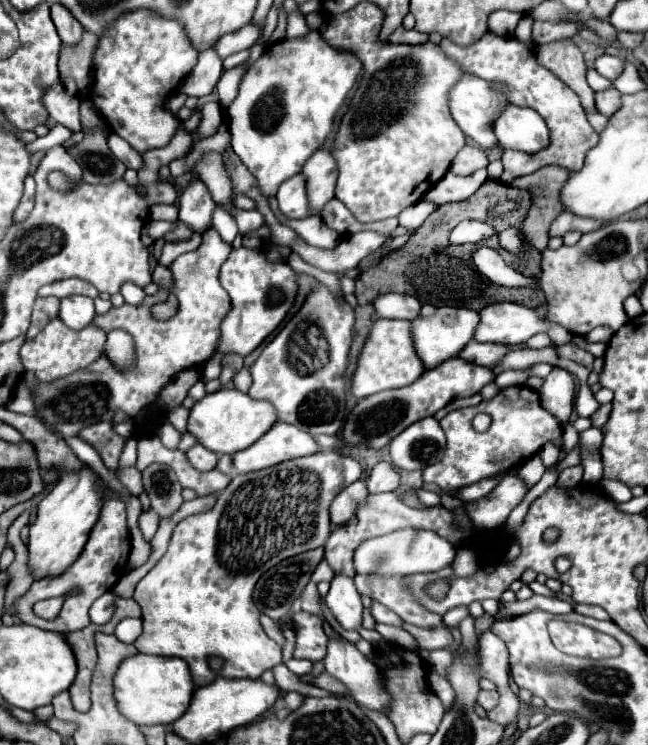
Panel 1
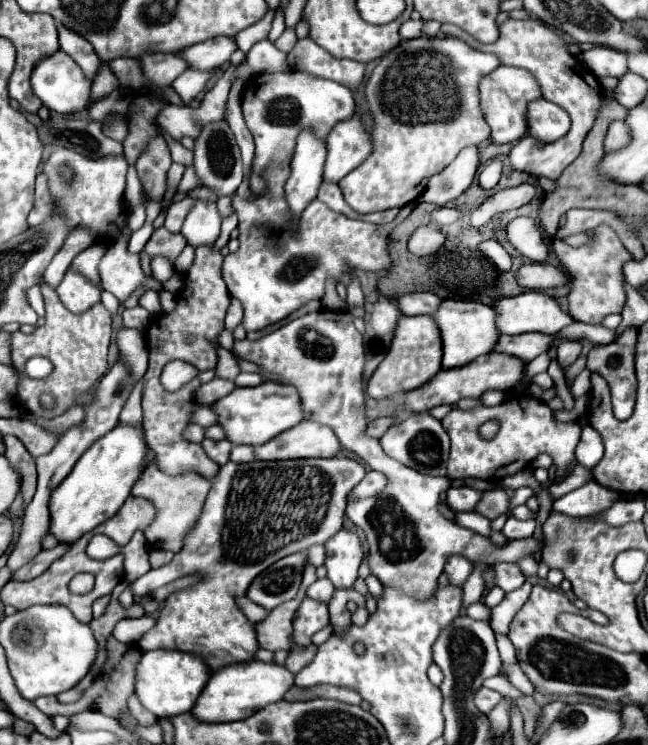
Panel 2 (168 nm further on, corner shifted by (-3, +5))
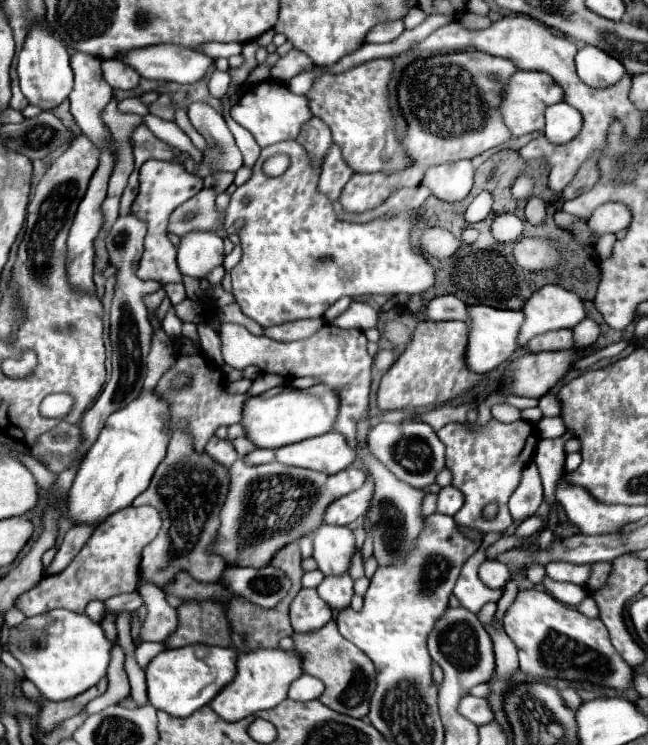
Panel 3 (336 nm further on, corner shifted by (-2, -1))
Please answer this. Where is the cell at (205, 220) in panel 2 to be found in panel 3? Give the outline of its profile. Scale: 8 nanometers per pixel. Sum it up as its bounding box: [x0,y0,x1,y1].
[178,231,224,279]

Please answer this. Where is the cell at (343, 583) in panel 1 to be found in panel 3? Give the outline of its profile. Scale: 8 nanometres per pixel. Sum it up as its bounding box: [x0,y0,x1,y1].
[312,525,356,575]

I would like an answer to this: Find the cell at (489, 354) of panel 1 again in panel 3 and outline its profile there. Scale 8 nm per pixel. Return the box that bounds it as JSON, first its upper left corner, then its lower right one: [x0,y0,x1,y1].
[524,329,572,353]

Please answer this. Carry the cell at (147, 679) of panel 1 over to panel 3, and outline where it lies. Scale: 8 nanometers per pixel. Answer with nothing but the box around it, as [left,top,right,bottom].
[146,643,236,717]

